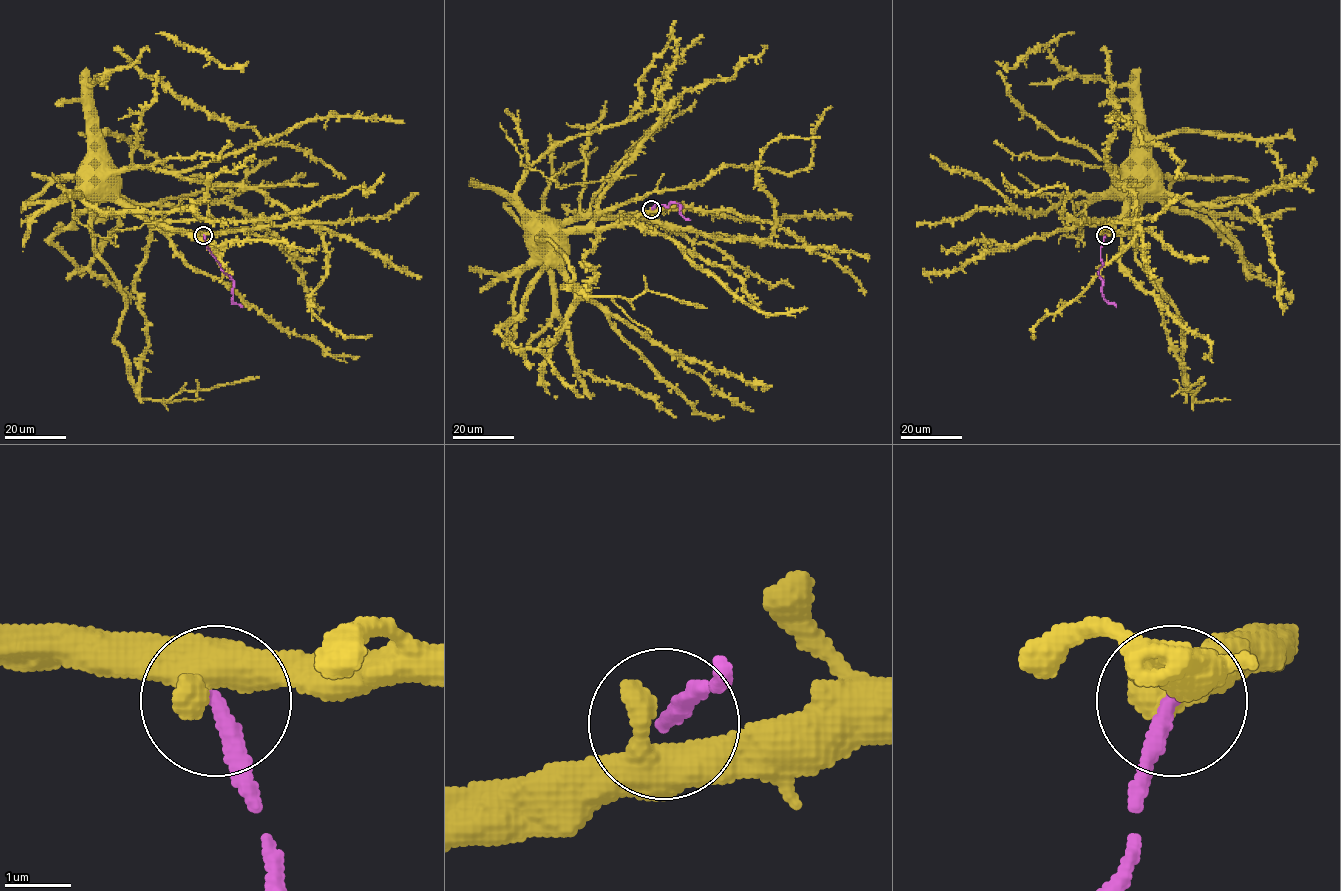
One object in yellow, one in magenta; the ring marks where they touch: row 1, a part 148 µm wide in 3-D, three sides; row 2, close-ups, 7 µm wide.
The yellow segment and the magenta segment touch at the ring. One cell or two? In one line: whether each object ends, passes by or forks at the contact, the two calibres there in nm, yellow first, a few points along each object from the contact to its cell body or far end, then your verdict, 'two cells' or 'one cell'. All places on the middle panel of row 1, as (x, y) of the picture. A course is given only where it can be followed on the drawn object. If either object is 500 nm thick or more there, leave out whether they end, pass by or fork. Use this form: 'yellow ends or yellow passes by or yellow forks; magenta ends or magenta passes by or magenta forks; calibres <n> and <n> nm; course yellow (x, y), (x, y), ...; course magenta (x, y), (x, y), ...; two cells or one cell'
yellow ends; magenta ends; calibres 480 and 280 nm; course yellow (651, 209), (607, 226), (592, 228), (559, 229), (541, 215), (530, 215), (530, 219); course magenta (651, 209), (656, 205), (667, 206), (676, 202), (682, 215), (690, 220); two cells

